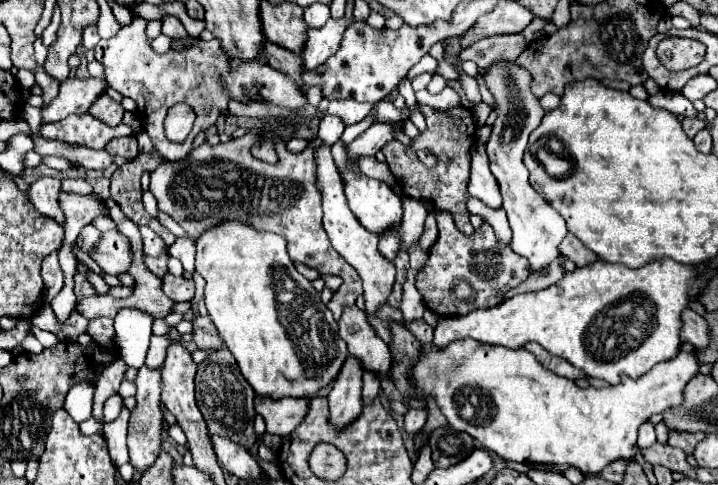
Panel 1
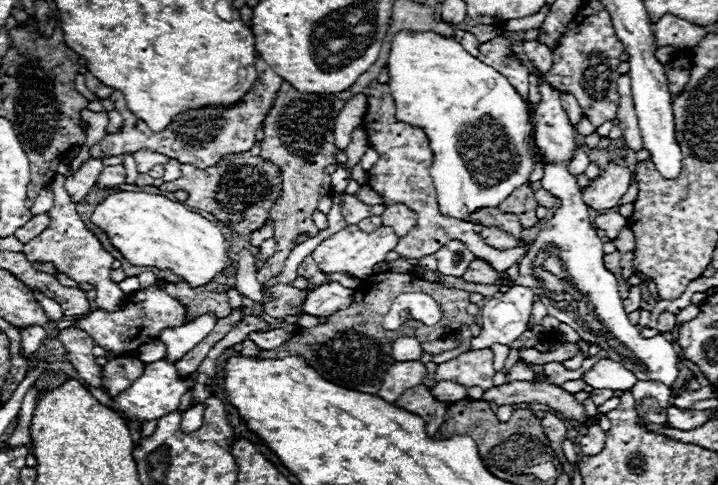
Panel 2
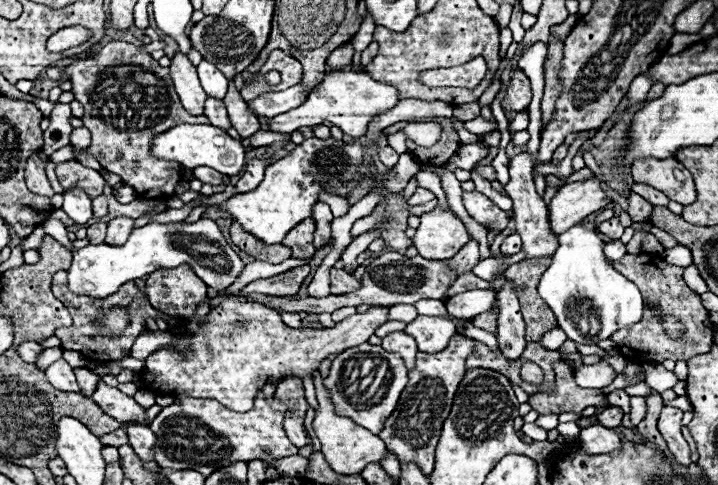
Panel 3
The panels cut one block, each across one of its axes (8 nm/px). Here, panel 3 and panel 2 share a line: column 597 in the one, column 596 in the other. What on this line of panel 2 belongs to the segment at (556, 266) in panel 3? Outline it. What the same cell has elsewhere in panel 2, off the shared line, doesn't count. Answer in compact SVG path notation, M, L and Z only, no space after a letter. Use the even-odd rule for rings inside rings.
M540 82L540 94L542 102L536 106L536 146L544 156L544 178L540 184L558 198L560 206L552 218L538 224L538 236L530 242L524 260L520 260L516 284L532 288L546 304L550 316L574 328L582 340L604 346L602 350L608 352L608 358L630 368L638 380L658 380L672 386L678 376L678 354L674 344L660 334L646 340L636 326L630 324L618 294L618 280L604 266L604 244L592 226L588 206L582 202L582 188L578 186L576 176L568 172L568 164L576 150L576 130L560 106L560 92L548 86L548 82Z

